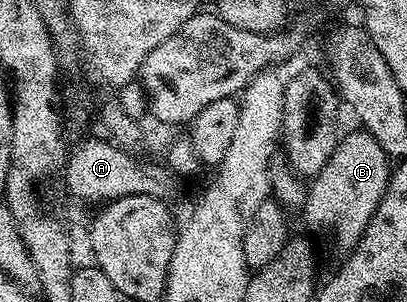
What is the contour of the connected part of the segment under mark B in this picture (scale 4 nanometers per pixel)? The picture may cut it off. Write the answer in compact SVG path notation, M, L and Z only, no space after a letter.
M355 131L349 136L348 133L341 135L336 141L330 162L326 162L319 175L311 179L302 201L305 222L312 228L328 228L337 246L343 250L355 248L362 238L370 218L380 205L390 175L390 158L382 146L378 146L368 132Z

